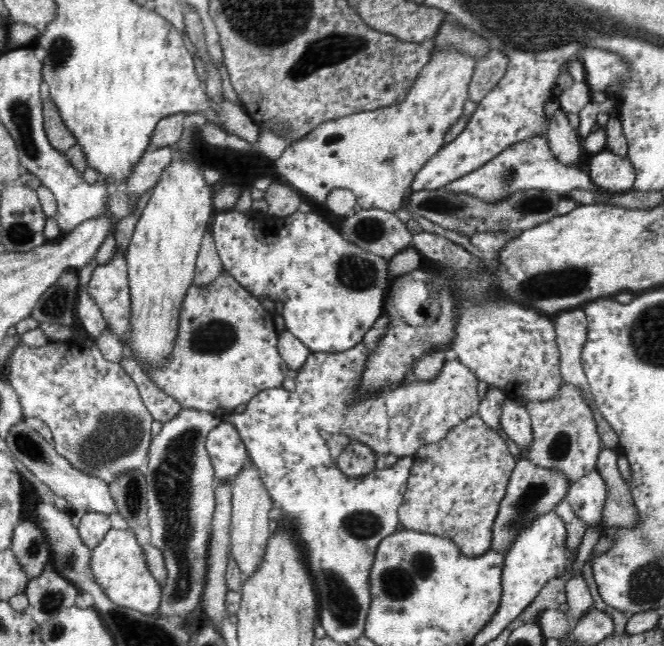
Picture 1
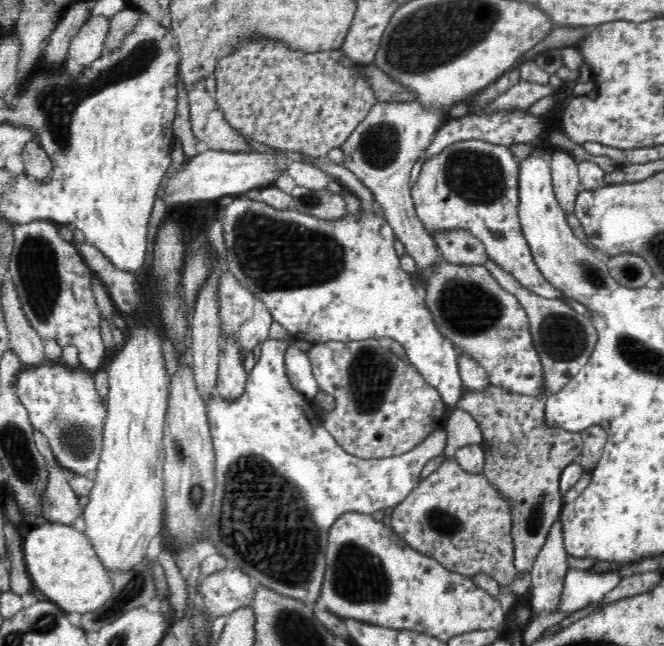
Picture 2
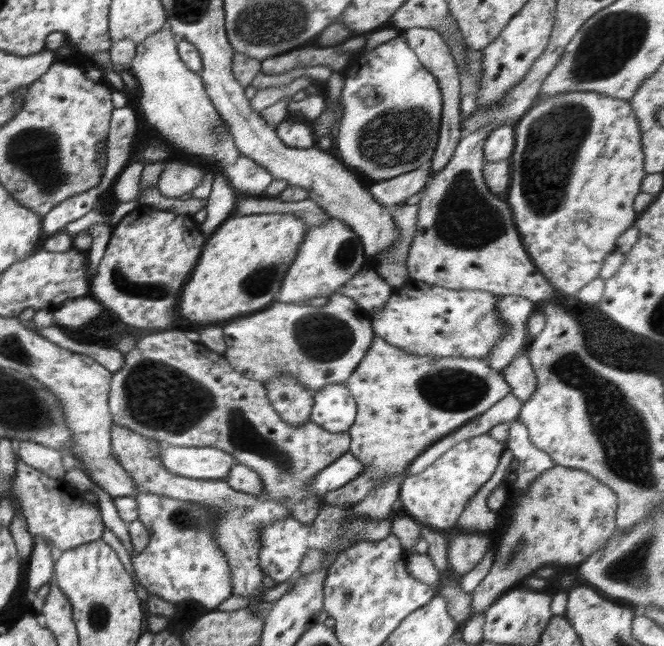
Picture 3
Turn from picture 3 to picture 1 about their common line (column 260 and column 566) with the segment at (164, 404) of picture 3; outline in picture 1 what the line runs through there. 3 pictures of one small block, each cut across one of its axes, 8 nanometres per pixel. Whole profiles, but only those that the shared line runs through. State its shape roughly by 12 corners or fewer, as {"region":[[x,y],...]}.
{"region":[[580,388],[516,399],[531,416],[522,458],[567,476],[596,468],[602,450]]}

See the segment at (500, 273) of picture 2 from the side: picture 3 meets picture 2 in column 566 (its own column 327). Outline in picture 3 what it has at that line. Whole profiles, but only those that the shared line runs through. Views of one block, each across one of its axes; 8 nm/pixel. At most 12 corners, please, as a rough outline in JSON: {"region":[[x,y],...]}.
{"region":[[345,294],[273,303],[222,325],[258,383],[345,384],[373,342]]}

